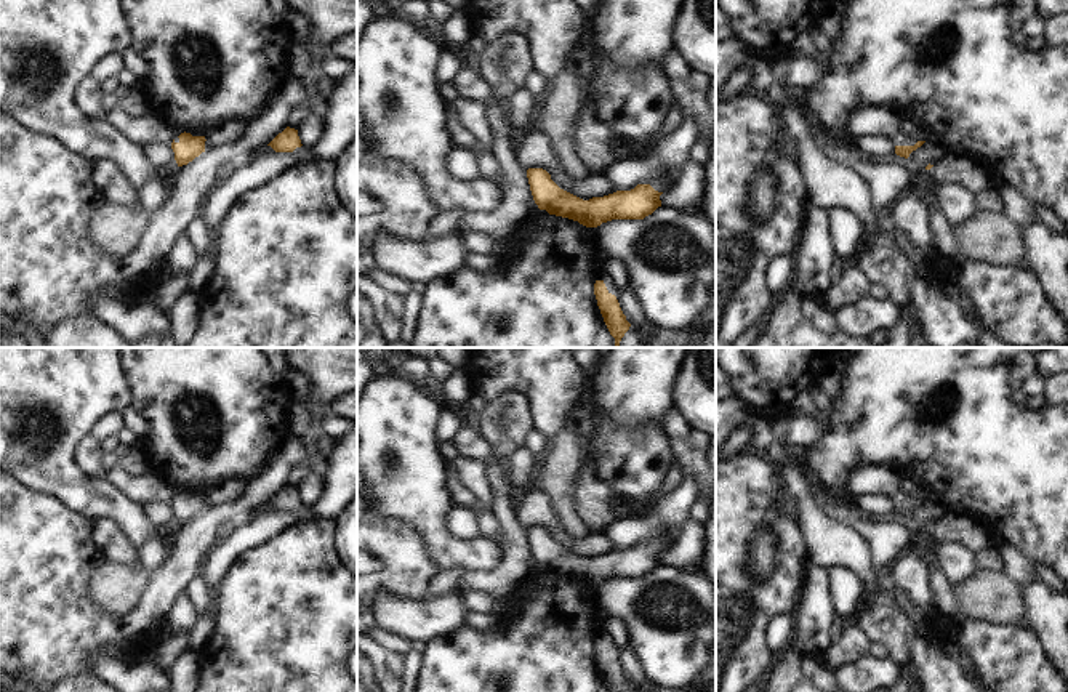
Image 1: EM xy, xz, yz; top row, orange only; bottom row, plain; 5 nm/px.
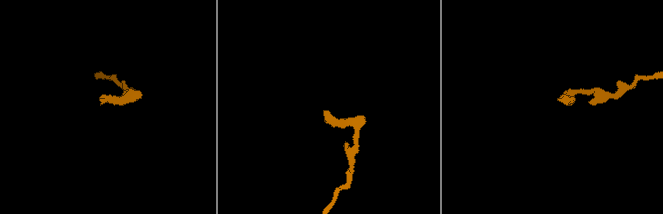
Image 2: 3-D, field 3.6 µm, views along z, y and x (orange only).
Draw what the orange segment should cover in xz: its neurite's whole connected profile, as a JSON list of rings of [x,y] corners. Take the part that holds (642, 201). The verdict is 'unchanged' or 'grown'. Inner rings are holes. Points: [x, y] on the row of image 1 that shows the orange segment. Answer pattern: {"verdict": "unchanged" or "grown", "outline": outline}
{"verdict": "grown", "outline": [[[528,168],[527,178],[540,210],[578,221],[586,227],[597,227],[612,219],[644,219],[661,207],[660,195],[664,192],[663,183],[655,179],[631,191],[583,200],[560,189],[543,168]]]}

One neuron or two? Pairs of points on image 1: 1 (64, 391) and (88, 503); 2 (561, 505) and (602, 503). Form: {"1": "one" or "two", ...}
{"1": "one", "2": "two"}

